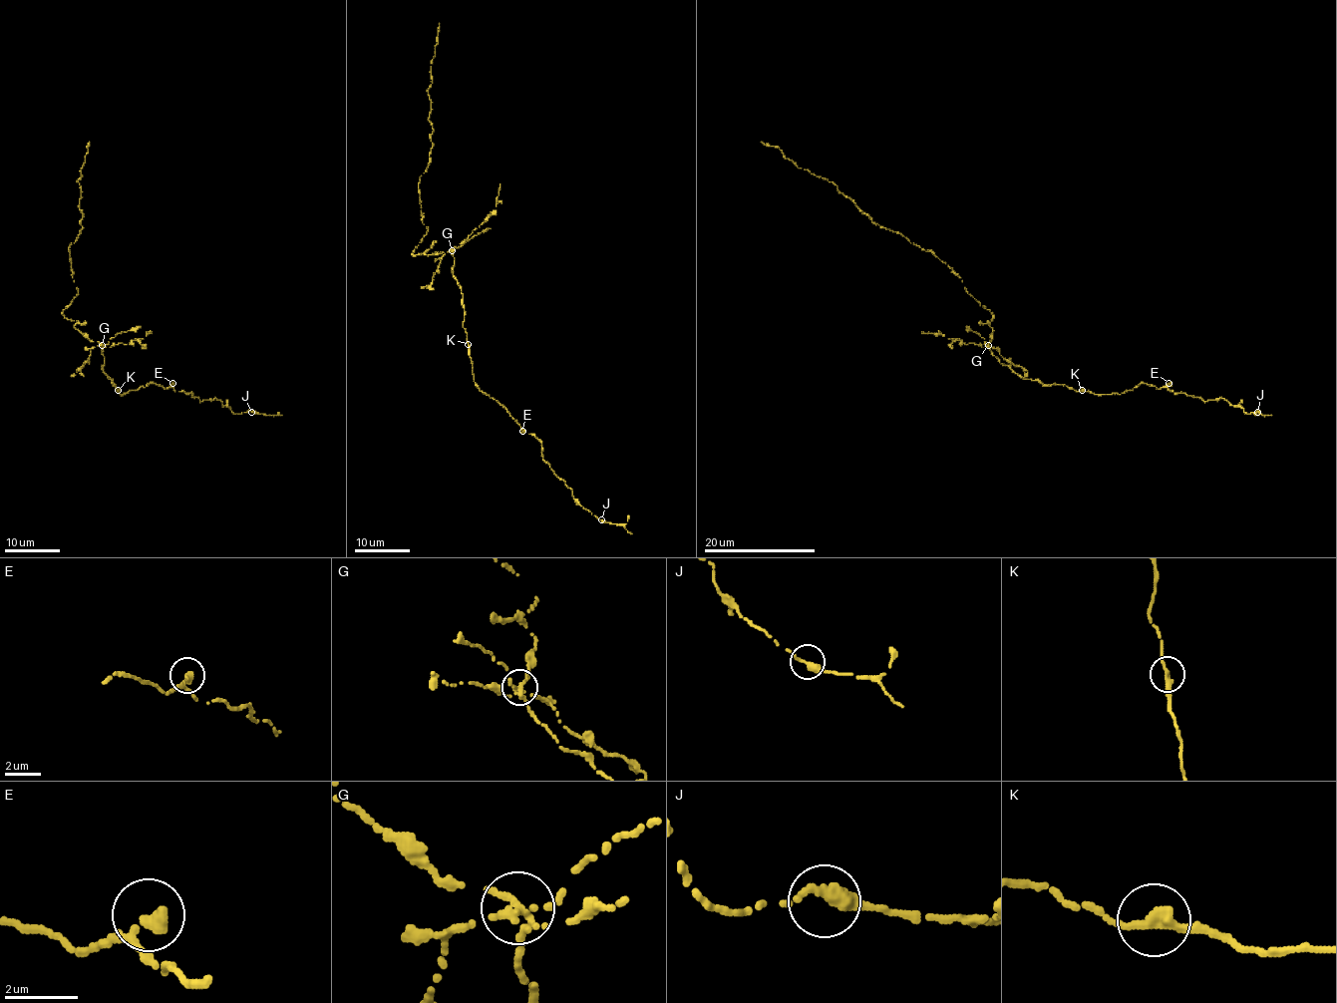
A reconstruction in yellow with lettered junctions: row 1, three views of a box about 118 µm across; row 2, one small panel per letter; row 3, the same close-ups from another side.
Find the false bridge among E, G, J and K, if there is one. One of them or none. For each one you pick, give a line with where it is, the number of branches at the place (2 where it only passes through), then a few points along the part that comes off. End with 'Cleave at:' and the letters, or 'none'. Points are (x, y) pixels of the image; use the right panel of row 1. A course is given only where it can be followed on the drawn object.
G: Place: (988, 345). Branches: 2. Course of the part to remove: (988, 344), (965, 344), (961, 340), (922, 332)
Cleave at: G

